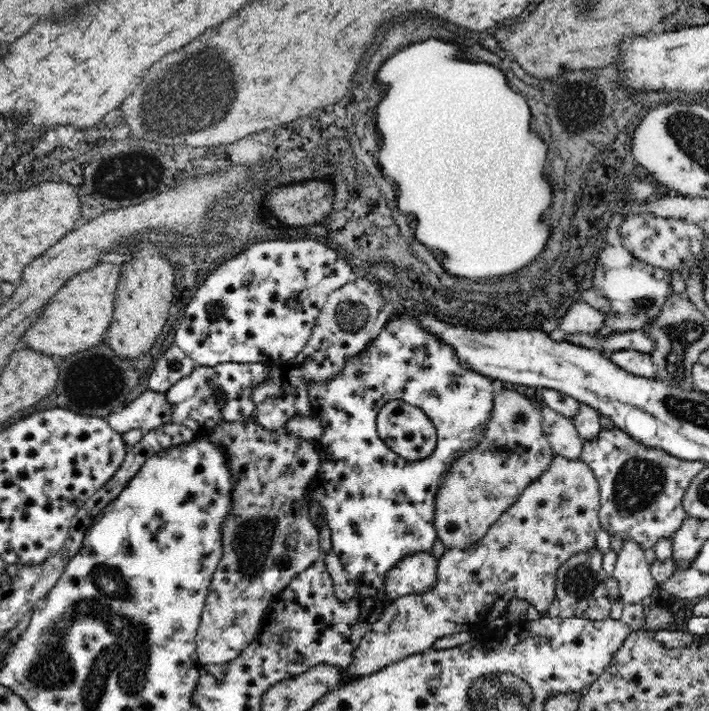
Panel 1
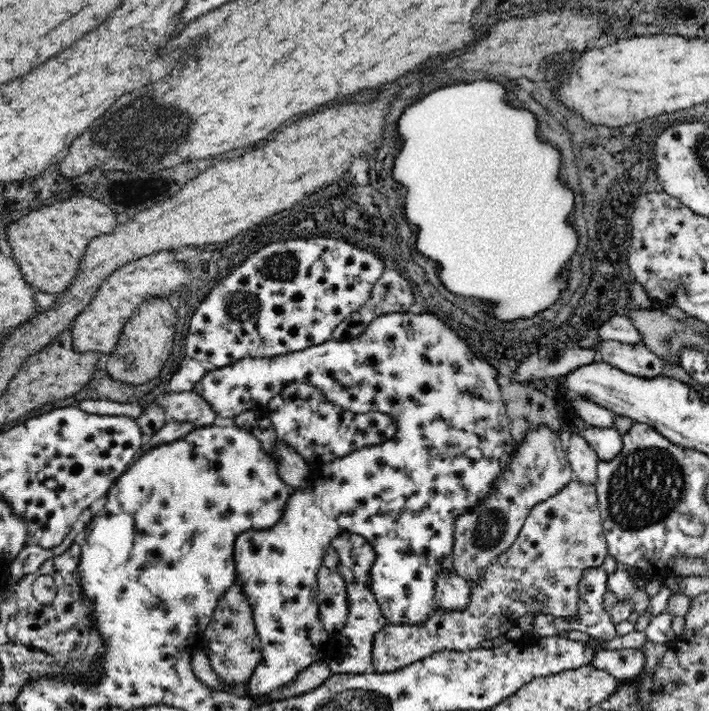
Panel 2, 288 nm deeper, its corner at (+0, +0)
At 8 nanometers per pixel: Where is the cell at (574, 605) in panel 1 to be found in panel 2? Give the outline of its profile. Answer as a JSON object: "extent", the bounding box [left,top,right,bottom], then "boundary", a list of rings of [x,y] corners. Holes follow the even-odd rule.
{"extent":[538,568,616,640],"boundary":[[[592,568],[586,570],[582,580],[580,580],[580,602],[578,602],[578,612],[572,618],[540,618],[538,624],[538,632],[540,632],[540,640],[542,638],[554,638],[560,636],[564,638],[568,632],[586,632],[590,638],[596,640],[612,640],[616,638],[616,624],[612,622],[610,612],[604,608],[604,596],[608,594],[608,576],[604,572],[604,568]]]}

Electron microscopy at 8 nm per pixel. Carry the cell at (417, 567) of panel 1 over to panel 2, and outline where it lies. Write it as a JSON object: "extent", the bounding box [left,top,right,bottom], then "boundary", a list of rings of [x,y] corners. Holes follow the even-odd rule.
{"extent":[436,570,472,612],"boundary":[[[444,570],[438,572],[438,578],[436,578],[438,608],[448,612],[456,612],[456,610],[464,612],[468,608],[470,598],[472,598],[472,588],[466,578],[458,576],[456,572],[454,574],[448,574]]]}

